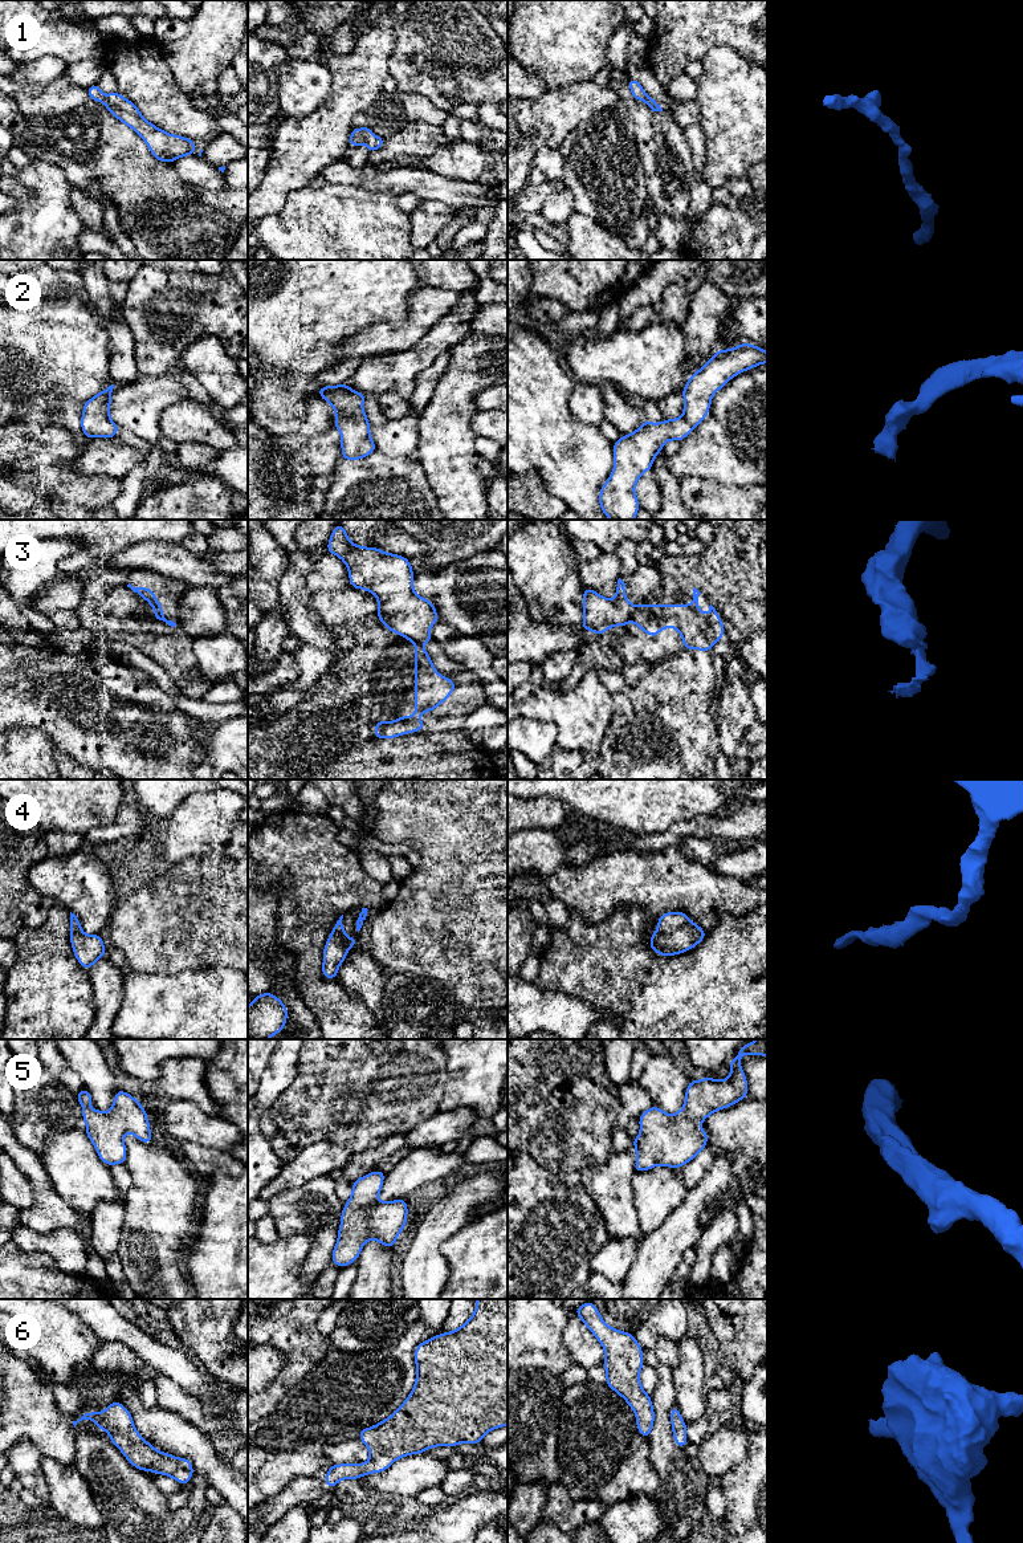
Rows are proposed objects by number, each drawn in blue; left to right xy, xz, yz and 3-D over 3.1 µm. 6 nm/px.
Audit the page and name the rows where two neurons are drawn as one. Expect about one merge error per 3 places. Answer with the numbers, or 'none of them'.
3

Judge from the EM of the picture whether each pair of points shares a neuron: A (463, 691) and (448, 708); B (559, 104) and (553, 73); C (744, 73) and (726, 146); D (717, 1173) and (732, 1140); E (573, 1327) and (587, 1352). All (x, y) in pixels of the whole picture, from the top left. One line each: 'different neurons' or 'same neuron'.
A: same neuron
B: different neurons
C: same neuron
D: different neurons
E: same neuron

